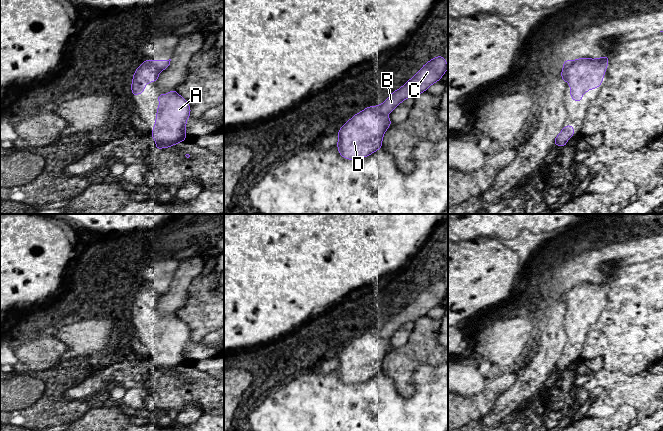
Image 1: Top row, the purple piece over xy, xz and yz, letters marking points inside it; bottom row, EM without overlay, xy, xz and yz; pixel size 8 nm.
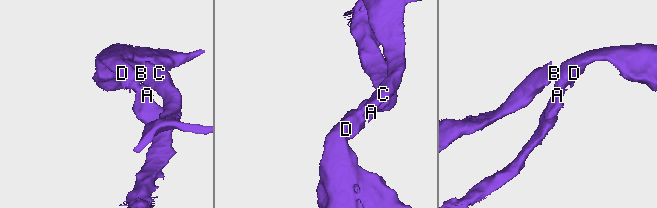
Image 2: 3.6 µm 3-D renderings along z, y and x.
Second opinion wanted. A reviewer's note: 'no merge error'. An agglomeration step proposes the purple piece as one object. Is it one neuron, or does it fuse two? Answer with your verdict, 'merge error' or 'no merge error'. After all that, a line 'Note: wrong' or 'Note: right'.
merge error
Note: wrong

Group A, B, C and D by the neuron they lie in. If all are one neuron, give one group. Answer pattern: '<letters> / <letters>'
A D / B C

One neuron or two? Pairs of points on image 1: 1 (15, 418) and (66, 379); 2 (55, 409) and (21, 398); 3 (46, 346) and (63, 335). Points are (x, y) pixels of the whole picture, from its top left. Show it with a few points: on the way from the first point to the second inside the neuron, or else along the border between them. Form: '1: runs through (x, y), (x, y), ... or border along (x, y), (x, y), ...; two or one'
1: runs through (22, 404), (41, 385), (50, 385), (52, 383); one
2: runs through (47, 401), (41, 395), (29, 395); one
3: border along (54, 335), (67, 347), (61, 355), (62, 358); two

